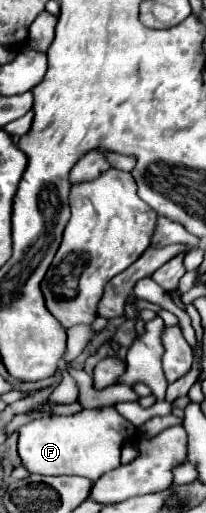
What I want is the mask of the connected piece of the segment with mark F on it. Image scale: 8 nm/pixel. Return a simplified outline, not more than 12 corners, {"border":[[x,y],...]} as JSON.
{"border":[[114,405],[20,427],[30,473],[96,481],[138,429]]}

